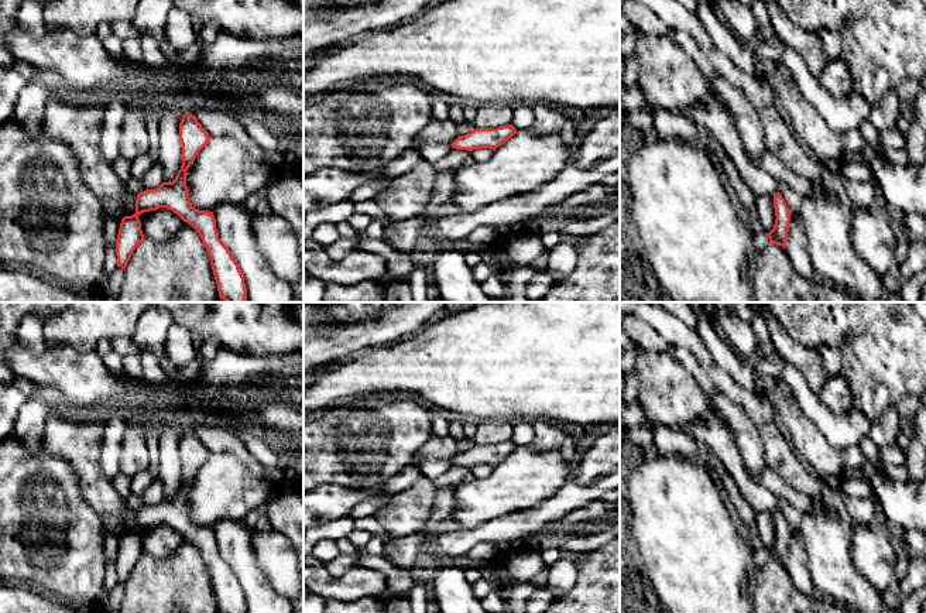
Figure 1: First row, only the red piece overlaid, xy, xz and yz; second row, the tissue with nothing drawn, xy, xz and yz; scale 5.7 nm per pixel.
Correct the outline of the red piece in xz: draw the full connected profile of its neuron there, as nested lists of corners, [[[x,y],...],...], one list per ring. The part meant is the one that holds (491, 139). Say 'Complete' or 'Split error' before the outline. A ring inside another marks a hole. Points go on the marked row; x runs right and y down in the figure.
Complete. [[[512,124],[501,126],[497,129],[473,129],[464,136],[459,136],[450,145],[456,150],[473,151],[476,148],[495,150],[508,141],[517,129]]]

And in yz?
Complete. [[[779,192],[774,195],[774,208],[776,219],[774,229],[766,233],[766,236],[769,237],[769,243],[782,246],[785,249],[792,213],[789,212],[786,202]]]

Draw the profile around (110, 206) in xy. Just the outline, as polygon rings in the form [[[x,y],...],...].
[[[117,198],[102,199],[102,212],[104,222],[112,218],[123,219],[126,216],[124,205]]]

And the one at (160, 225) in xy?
[[[167,208],[144,212],[138,219],[145,242],[167,242],[184,225],[184,220]]]

